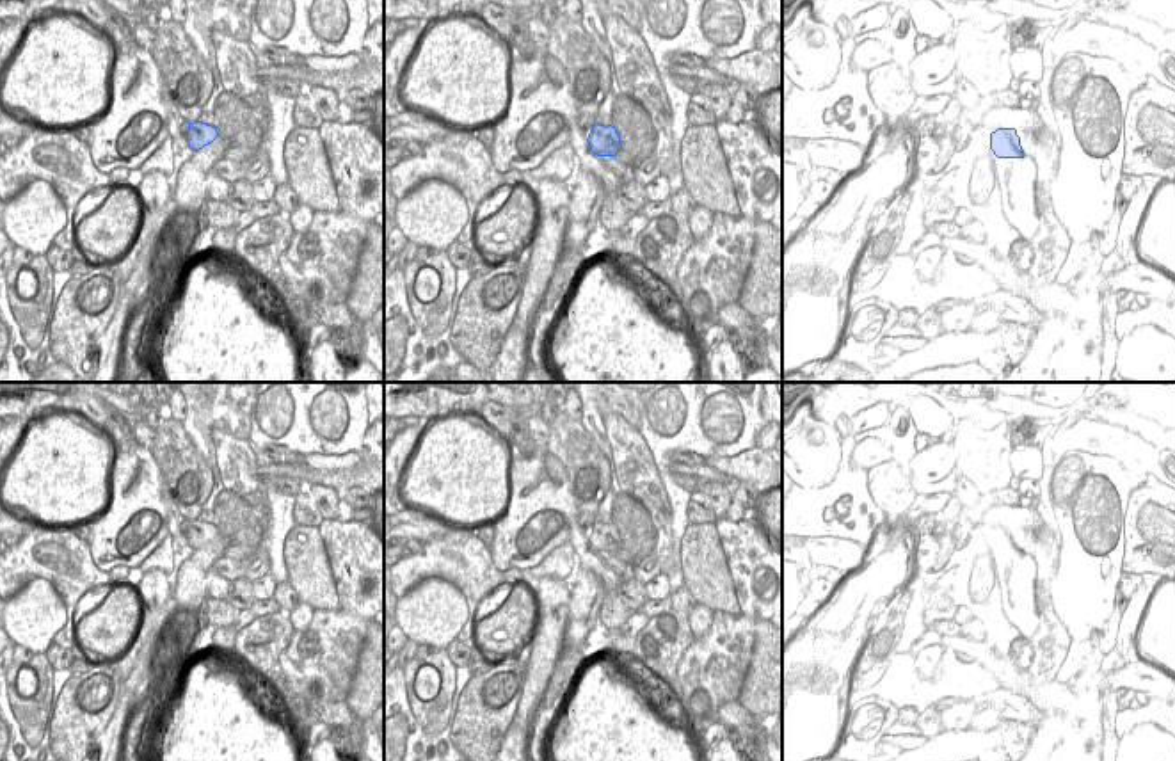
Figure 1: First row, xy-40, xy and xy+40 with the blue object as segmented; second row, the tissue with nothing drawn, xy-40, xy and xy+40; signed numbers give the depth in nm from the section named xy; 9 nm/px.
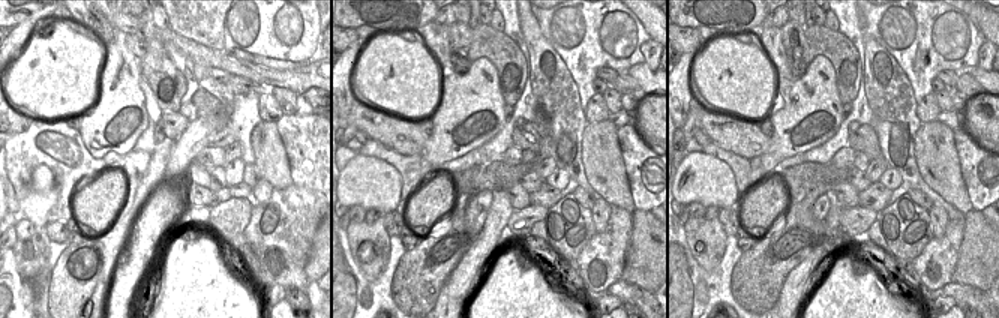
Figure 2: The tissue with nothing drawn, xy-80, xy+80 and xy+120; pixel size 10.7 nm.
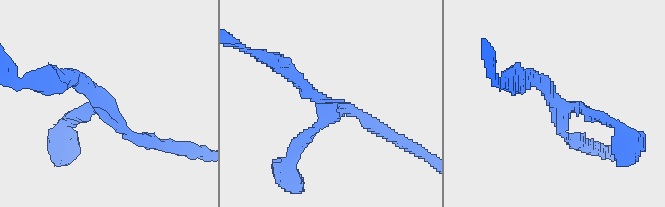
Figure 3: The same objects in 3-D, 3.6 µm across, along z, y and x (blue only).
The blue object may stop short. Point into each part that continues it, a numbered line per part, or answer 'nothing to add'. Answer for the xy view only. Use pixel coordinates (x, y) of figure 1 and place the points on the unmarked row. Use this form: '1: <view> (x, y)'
nothing to add

